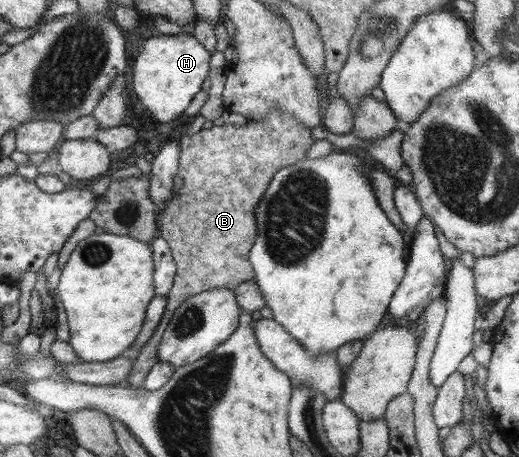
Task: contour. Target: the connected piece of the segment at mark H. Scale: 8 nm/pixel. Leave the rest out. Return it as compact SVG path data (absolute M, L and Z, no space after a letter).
M186 32L147 38L147 41L140 45L140 51L133 63L133 93L155 117L155 121L173 122L189 107L195 94L202 90L201 84L210 71L210 57L211 53Z

